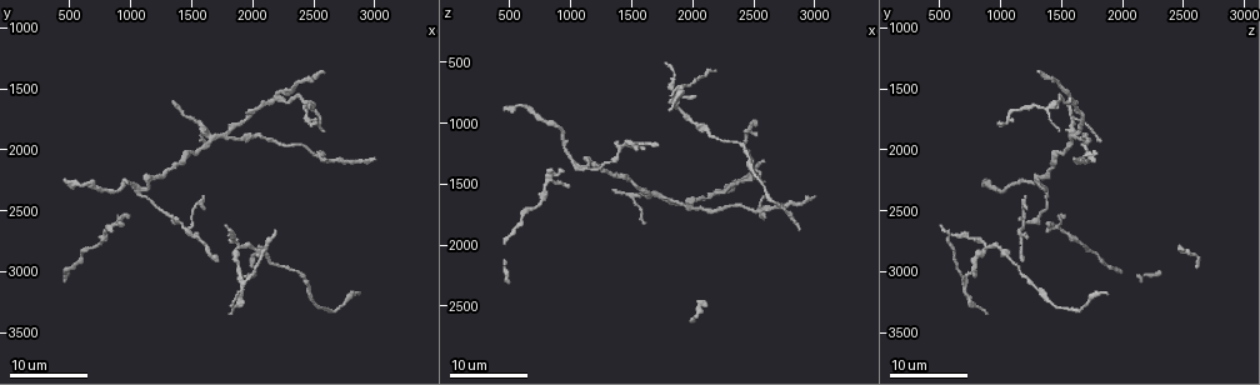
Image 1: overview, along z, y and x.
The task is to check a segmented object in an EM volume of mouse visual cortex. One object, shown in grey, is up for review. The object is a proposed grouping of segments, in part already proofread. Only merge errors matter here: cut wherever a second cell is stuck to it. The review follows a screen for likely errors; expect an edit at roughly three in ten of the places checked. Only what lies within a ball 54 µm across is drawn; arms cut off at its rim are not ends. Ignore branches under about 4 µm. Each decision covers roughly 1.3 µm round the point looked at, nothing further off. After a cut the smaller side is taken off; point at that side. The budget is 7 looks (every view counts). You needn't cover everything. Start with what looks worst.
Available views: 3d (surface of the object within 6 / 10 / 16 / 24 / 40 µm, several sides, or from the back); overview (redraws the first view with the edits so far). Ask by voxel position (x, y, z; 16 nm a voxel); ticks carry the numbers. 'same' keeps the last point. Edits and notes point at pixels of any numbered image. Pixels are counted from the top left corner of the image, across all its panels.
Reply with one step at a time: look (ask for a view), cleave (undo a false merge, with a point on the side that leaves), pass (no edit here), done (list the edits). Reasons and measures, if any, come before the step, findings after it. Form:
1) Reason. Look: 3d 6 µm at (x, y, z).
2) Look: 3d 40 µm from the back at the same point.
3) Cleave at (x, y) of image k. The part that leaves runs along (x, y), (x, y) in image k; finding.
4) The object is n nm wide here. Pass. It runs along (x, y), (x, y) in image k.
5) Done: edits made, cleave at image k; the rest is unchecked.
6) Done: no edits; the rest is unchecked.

Four arms meet. Look: 3d 24 µm at (2240, 1560, 1560).

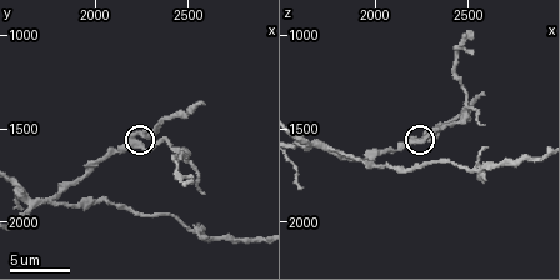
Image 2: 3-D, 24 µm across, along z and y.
Look: 3d 10 µm at (2240, 1580, 1560).

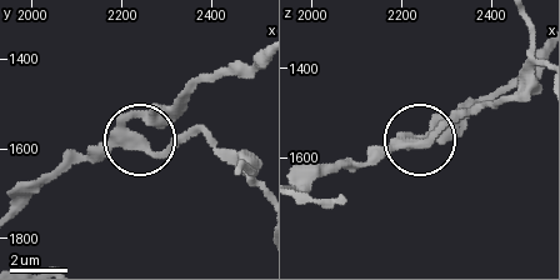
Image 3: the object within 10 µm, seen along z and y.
Other side. Look: 3d 10 µm from the back at (2240, 1570, 1565).

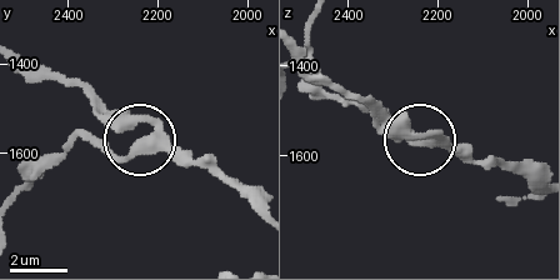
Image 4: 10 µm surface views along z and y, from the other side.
Pass. It runs along (536, 185), (408, 138), (360, 95) in image 4; all the same cell.

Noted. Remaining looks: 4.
Look: 3d 16 µm at (1440, 2640, 1180).

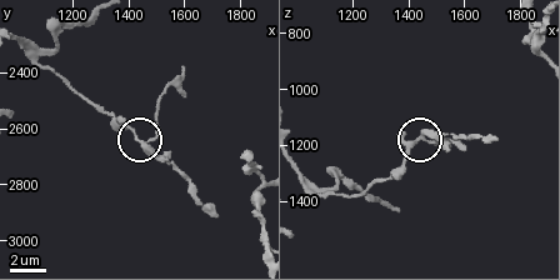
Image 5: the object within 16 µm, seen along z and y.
Look: 3d 6 µm at (1440, 2650, 1170).

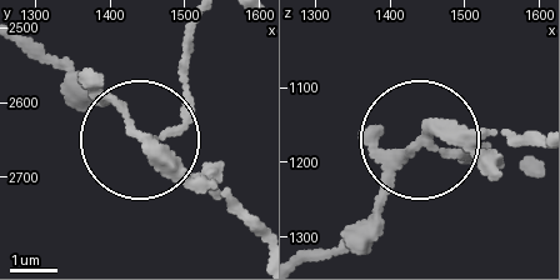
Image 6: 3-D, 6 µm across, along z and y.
The side arm is 5 µm long; 3 arms meet here. Cleave at (180, 80) of image 6. Two cells meet here.

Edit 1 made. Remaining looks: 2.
Done: edits made, cleave at image 6; the rest is unchecked.

